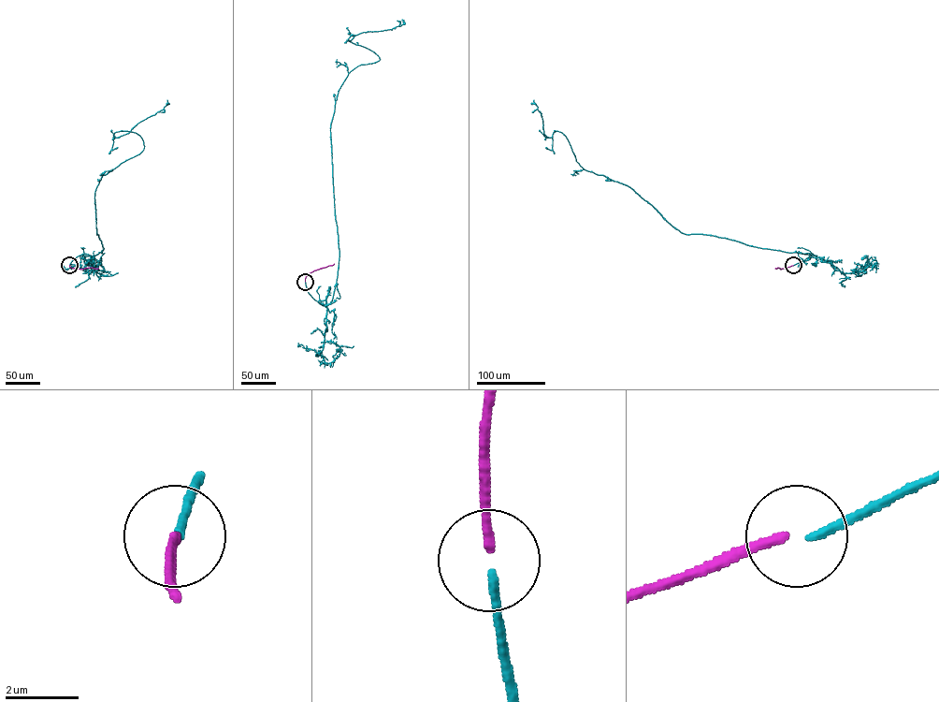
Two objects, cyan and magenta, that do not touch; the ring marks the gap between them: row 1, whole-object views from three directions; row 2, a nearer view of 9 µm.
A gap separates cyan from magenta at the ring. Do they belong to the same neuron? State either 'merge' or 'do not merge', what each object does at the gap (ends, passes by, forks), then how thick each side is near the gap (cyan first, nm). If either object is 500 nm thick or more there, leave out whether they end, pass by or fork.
do not merge; cyan ends there; magenta ends there; 220 nm thick on the cyan side, 240 nm on the other

